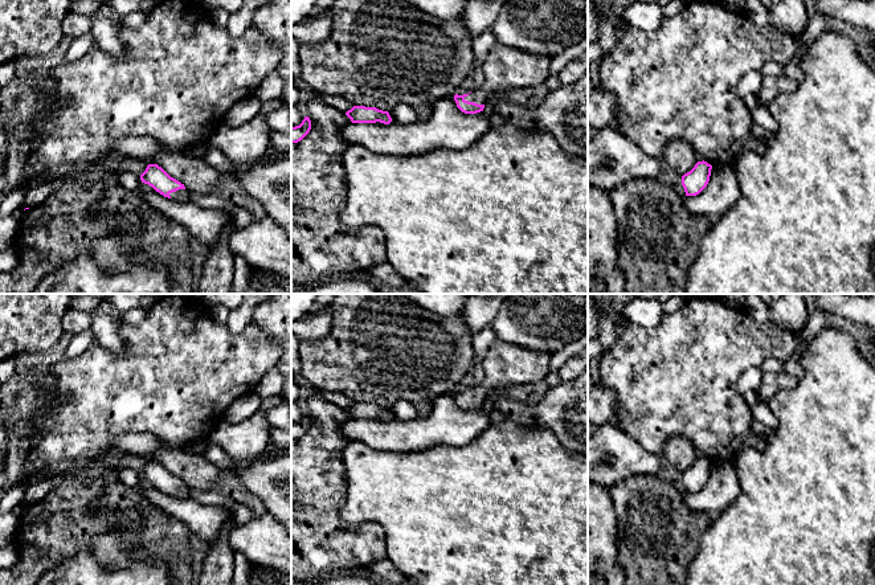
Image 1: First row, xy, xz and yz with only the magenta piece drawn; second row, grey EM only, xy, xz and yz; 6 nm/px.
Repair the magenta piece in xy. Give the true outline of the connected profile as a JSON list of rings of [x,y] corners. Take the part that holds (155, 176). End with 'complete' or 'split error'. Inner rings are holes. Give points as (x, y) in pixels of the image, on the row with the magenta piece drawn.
[[[148,164],[146,171],[140,175],[140,180],[164,197],[181,202],[191,201],[191,192],[184,187],[184,184],[171,177],[158,164]]] | split error

